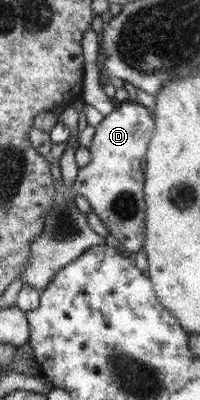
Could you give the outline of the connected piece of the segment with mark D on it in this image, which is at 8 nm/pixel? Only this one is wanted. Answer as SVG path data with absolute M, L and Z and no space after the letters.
M135 101L118 103L111 114L104 116L96 130L89 148L91 161L79 169L73 192L89 201L92 212L102 220L109 235L117 238L134 256L141 250L146 237L145 175L141 162L155 134L154 114Z

